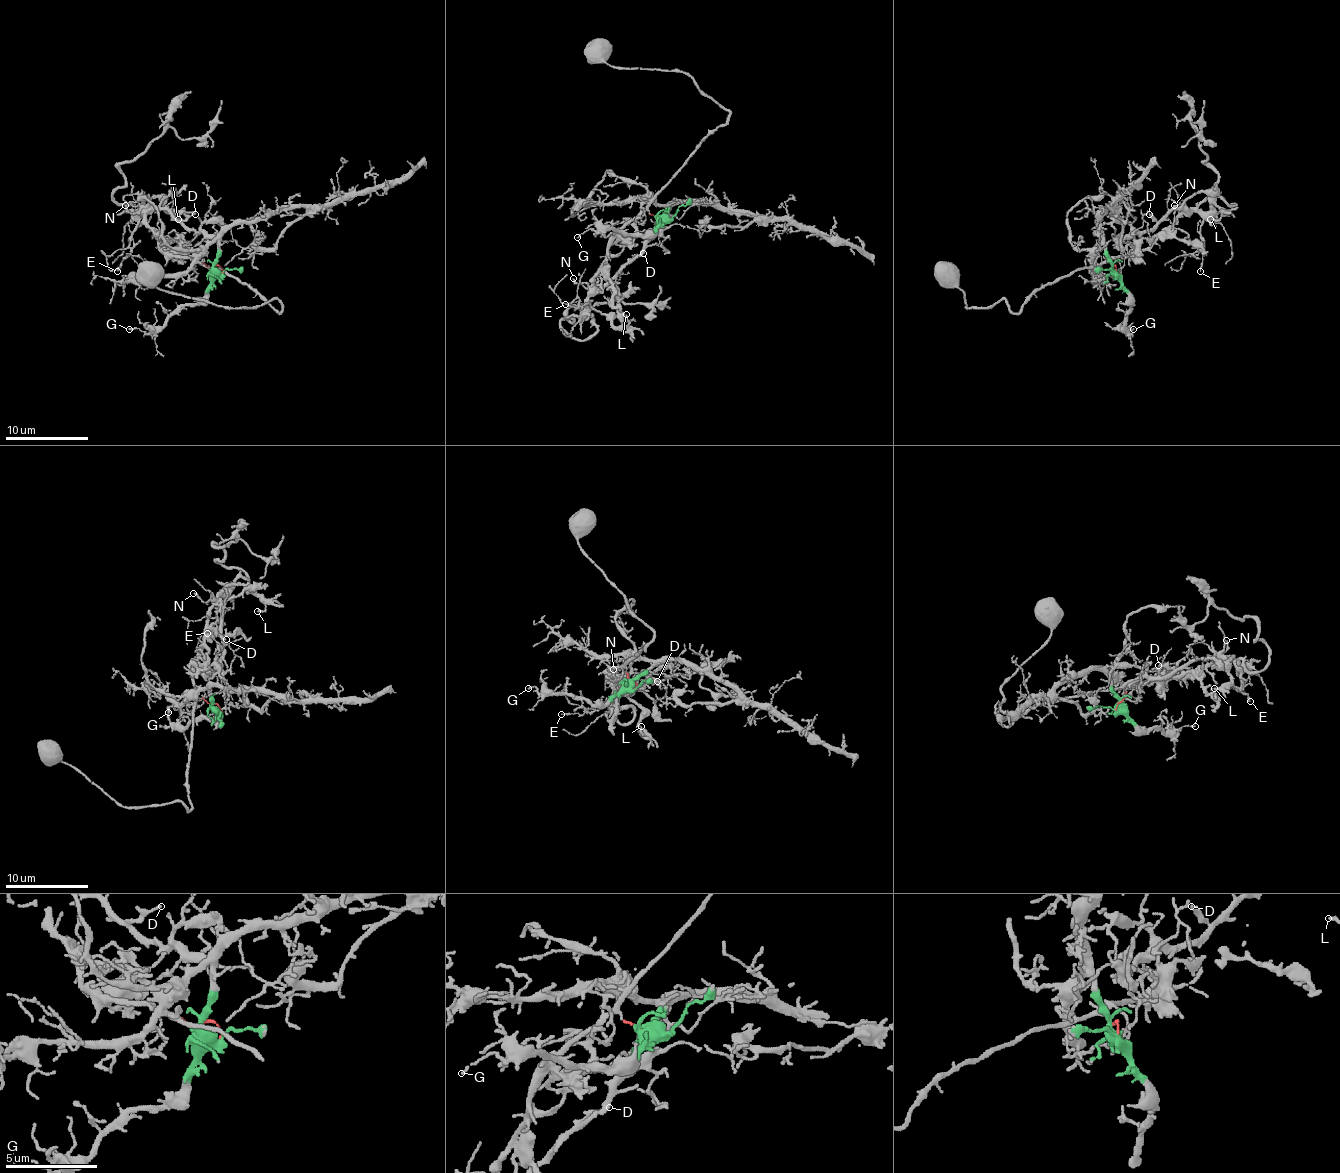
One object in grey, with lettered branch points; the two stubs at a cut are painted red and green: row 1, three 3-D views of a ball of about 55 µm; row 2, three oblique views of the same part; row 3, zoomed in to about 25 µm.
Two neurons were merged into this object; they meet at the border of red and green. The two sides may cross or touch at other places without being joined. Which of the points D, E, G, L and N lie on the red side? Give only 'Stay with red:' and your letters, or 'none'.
Stay with red: D, E, L, N

